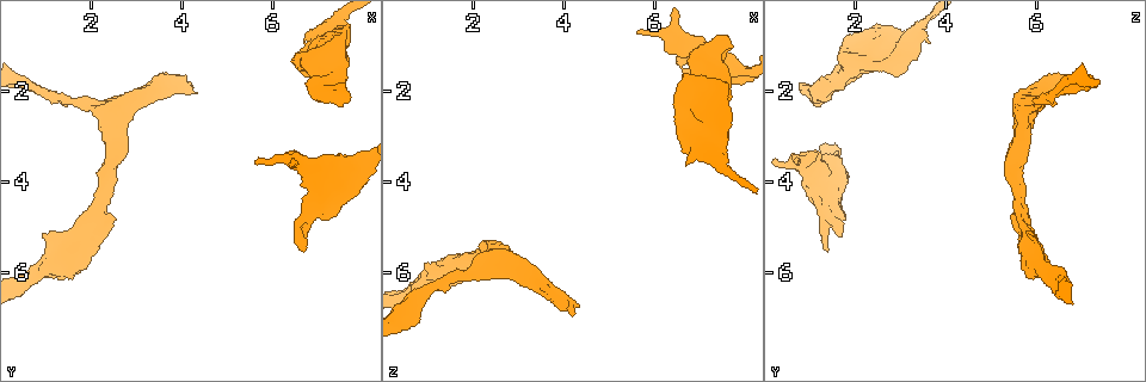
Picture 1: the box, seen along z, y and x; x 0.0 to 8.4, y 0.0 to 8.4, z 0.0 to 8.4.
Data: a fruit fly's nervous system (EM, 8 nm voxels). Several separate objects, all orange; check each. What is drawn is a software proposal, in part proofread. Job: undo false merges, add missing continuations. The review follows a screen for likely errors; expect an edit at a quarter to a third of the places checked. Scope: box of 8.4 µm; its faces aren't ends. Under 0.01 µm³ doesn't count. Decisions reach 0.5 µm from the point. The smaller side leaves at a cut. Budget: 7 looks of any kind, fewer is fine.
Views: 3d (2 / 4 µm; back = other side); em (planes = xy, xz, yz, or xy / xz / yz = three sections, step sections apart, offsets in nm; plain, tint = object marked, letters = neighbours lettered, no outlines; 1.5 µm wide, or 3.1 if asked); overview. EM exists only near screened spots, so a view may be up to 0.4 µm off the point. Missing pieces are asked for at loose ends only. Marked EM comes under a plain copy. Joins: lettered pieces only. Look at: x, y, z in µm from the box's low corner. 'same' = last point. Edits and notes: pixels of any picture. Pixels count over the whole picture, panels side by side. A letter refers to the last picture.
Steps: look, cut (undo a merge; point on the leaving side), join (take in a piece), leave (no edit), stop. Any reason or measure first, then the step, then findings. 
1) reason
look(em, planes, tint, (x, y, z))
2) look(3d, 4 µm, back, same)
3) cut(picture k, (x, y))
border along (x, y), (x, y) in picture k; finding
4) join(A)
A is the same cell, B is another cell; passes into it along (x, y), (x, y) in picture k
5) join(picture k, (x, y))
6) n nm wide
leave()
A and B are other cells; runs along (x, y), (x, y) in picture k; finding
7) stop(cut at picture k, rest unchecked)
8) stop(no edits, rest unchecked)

calibre changes
look(em, yz, step 8, tint, (1.70, 5.55, 5.95))

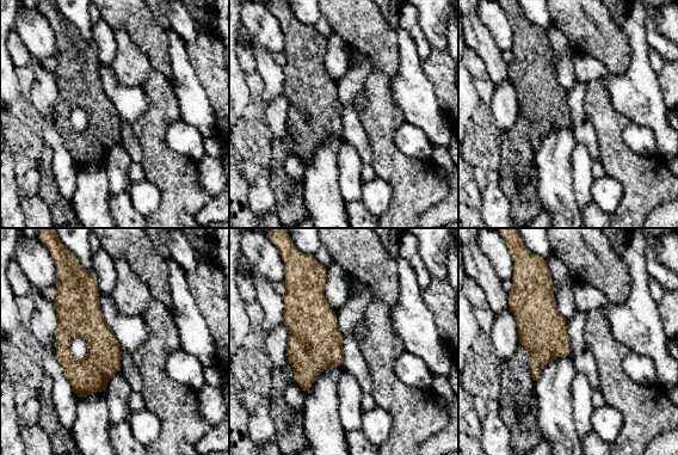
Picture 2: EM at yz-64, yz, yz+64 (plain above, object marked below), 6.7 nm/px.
see the neighbours
look(em, yz, step 8, letters, same)

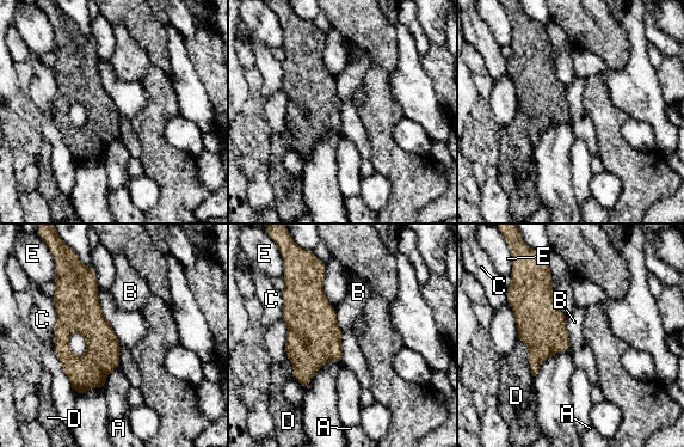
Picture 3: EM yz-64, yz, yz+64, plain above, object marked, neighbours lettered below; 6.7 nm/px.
C touches over 320 nm
leave()
A, B, C, D and E are other cells; runs along (85, 270), (94, 363), (79, 391) in picture 3; all the same cell

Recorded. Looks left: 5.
free end
look(em, xy, step 4, tint, (6.60, 5.45, 1.45))

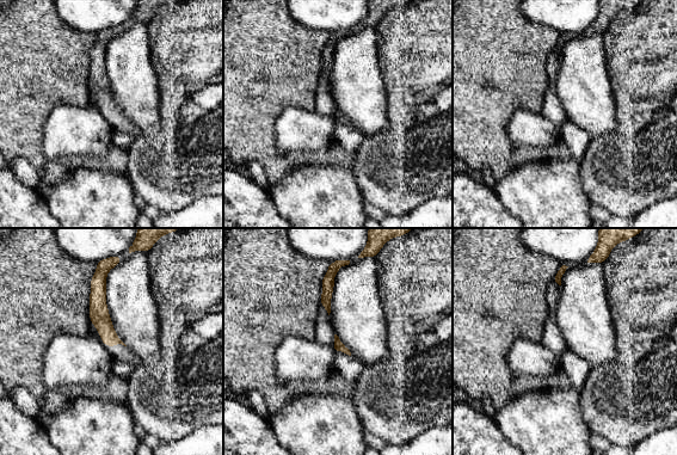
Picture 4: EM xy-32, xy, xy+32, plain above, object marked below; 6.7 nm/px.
look(em, planes, letters, same)

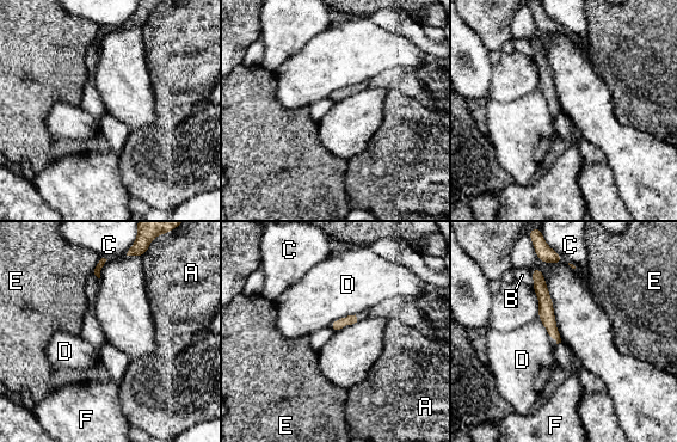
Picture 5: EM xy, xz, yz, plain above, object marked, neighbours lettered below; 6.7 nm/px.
70 nm wide
leave()
A, B, C, D, E and F are other cells; runs along (535, 271), (557, 337) in picture 5; none of them fits

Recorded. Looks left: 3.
stops while still wide
look(em, xy, step 8, letters, (7.55, 1.85, 0.85))

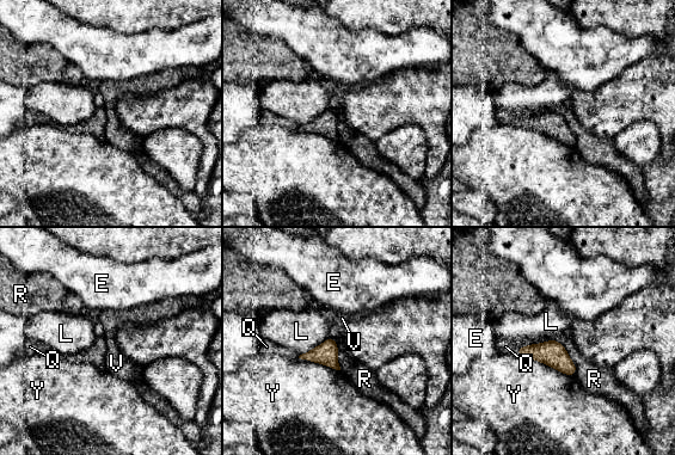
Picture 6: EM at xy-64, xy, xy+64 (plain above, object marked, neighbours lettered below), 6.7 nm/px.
leave()
E, L, Q, R, V and Y are other cells; border along (553, 339), (564, 346), (575, 375) in picture 6; no lettered piece goes on from it

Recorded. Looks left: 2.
stop(no edits, rest unchecked)

